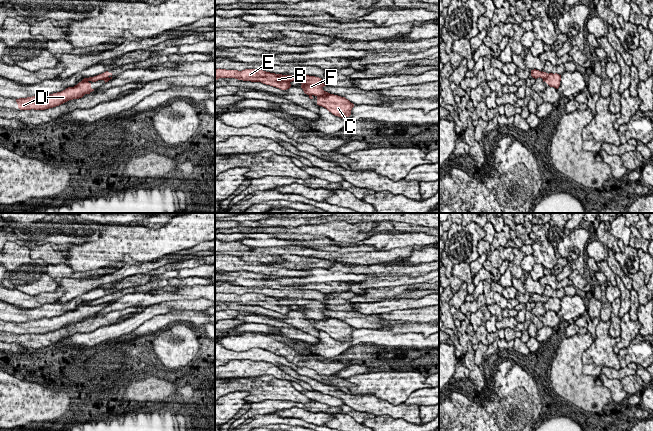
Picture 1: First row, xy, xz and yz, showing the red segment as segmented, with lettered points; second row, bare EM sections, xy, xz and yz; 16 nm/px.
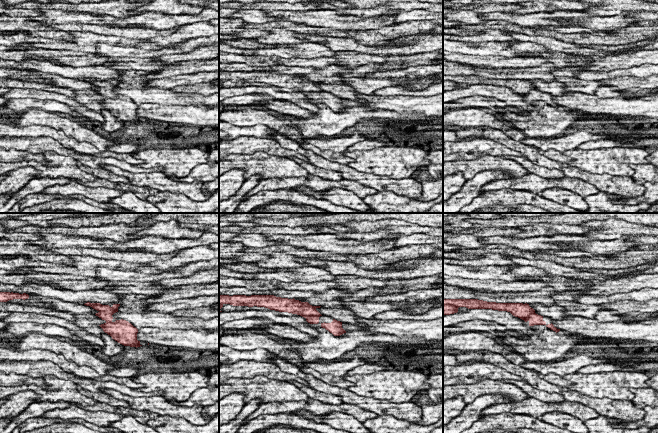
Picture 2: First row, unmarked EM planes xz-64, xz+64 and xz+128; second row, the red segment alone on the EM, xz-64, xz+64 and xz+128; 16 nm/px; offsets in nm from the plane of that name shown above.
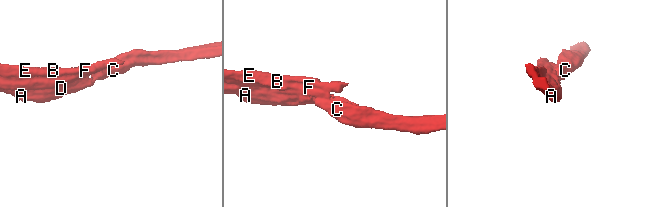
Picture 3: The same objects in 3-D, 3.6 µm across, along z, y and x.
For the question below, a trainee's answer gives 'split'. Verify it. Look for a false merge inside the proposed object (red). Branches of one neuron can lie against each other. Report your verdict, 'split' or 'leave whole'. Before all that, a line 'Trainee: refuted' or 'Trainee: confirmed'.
Trainee: confirmed
split

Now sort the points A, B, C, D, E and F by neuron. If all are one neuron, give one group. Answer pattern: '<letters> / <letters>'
A C D / B E F

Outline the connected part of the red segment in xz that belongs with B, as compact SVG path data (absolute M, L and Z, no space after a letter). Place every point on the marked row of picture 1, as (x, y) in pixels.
M219 68L215 69L215 80L219 78L235 78L243 81L261 82L281 90L289 89L292 81L299 81L302 84L301 88L304 93L309 96L326 96L329 94L323 90L326 84L323 83L321 78L309 75L282 75L256 69L238 71Z

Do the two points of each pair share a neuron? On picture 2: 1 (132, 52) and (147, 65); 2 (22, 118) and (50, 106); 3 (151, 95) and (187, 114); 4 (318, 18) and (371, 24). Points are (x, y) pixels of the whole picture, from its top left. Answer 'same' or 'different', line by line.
1: different
2: different
3: different
4: same

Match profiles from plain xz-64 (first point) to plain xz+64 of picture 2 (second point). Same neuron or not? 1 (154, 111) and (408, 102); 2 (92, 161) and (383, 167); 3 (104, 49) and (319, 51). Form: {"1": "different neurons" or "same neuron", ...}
{"1": "different neurons", "2": "different neurons", "3": "same neuron"}

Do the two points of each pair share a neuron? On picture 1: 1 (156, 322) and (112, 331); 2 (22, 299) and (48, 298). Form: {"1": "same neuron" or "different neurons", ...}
{"1": "different neurons", "2": "same neuron"}

